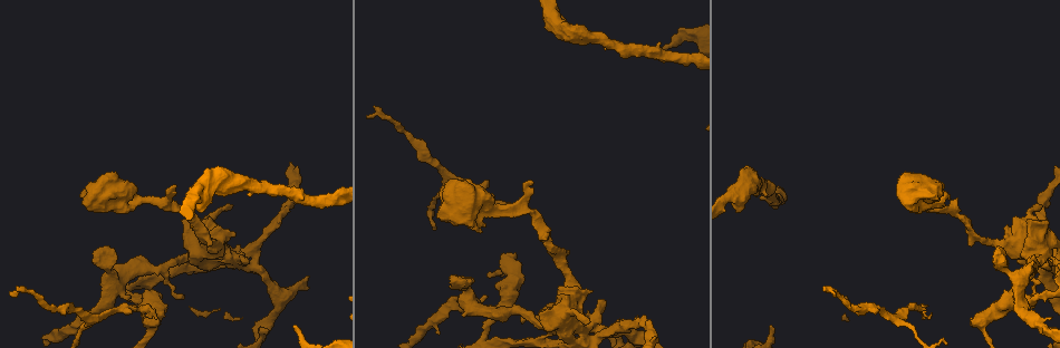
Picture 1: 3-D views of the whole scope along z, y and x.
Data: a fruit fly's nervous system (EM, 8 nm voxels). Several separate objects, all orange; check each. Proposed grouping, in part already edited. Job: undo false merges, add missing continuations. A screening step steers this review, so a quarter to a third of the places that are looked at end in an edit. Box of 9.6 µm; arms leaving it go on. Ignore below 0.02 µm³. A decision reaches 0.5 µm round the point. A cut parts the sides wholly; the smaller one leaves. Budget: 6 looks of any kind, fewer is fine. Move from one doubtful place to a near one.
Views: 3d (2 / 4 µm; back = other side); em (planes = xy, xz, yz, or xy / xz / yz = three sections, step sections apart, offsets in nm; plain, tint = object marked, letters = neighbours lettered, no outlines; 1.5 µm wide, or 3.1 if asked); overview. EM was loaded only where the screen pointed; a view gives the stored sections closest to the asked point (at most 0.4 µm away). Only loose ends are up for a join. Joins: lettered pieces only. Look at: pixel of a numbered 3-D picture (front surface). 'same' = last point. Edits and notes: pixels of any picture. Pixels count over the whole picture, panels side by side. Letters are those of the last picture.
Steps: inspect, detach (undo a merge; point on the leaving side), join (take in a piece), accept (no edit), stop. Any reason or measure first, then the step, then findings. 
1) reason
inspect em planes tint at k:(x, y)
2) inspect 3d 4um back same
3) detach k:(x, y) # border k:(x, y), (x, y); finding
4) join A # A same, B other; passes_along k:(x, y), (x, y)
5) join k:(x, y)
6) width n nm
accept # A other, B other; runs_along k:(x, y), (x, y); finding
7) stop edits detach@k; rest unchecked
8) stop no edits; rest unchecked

an open end
inspect 3d 4um at 1:(771, 326)

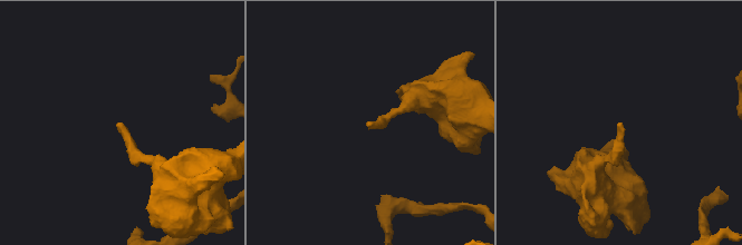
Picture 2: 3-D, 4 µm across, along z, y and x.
need the tissue
inspect em planes tint at 2:(366, 124)

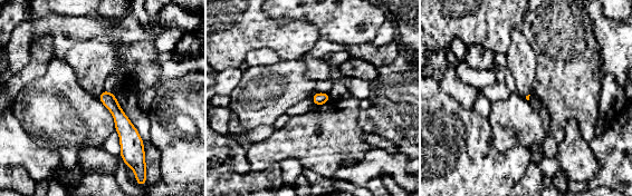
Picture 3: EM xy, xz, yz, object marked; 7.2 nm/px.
see the neighbours
inspect em planes letters same

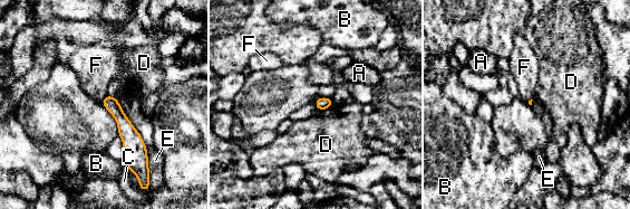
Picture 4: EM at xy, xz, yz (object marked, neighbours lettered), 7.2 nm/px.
accept # A other, B other, C other, D other, E other, F other; runs_along 4:(107, 98), (132, 139), (136, 160); none of them fits

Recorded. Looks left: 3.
free end
inspect 3d 2um back at 1:(529, 183)

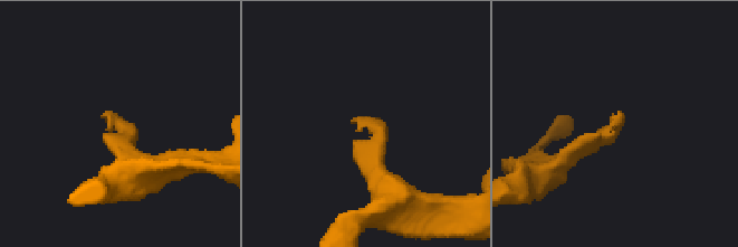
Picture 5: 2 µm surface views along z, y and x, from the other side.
need the tissue
inspect em xz step 8 letters at 5:(624, 116)

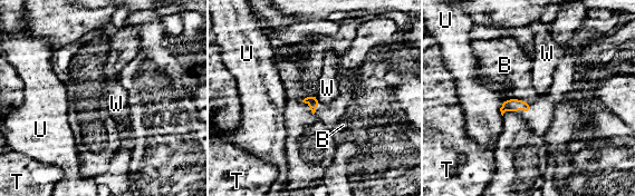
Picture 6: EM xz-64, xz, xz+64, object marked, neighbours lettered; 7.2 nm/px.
accept # B other, T other, U other, W other; border 6:(315, 96), (321, 103); no lettered piece goes on from it

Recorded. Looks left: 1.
stop no edits; rest unchecked

